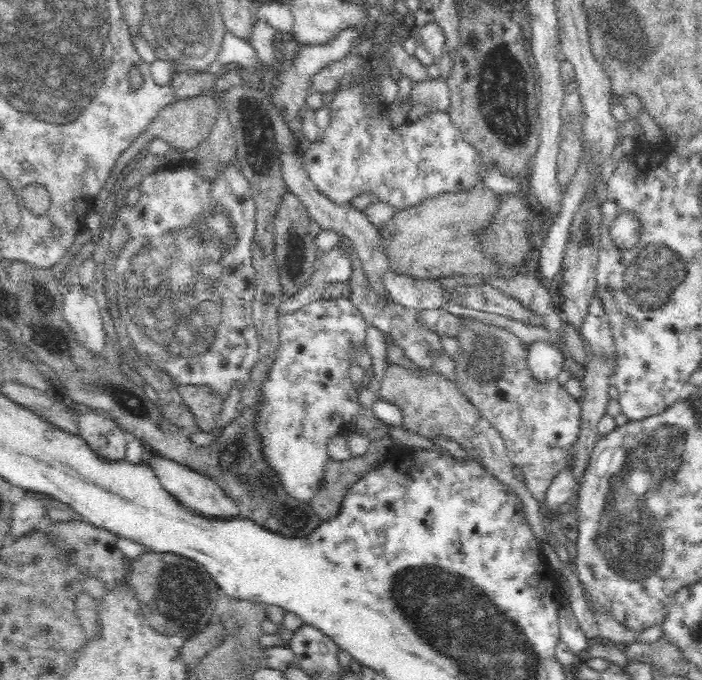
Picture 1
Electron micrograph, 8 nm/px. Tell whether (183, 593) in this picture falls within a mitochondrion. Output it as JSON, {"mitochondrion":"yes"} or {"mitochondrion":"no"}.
{"mitochondrion":"yes"}

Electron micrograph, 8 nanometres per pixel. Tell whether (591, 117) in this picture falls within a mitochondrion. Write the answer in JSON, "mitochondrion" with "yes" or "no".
{"mitochondrion":"no"}

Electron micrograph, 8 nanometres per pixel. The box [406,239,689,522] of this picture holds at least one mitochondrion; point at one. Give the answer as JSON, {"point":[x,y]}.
{"point":[486,359]}

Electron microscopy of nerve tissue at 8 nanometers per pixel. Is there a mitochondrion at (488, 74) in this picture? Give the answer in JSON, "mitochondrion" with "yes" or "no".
{"mitochondrion":"yes"}

